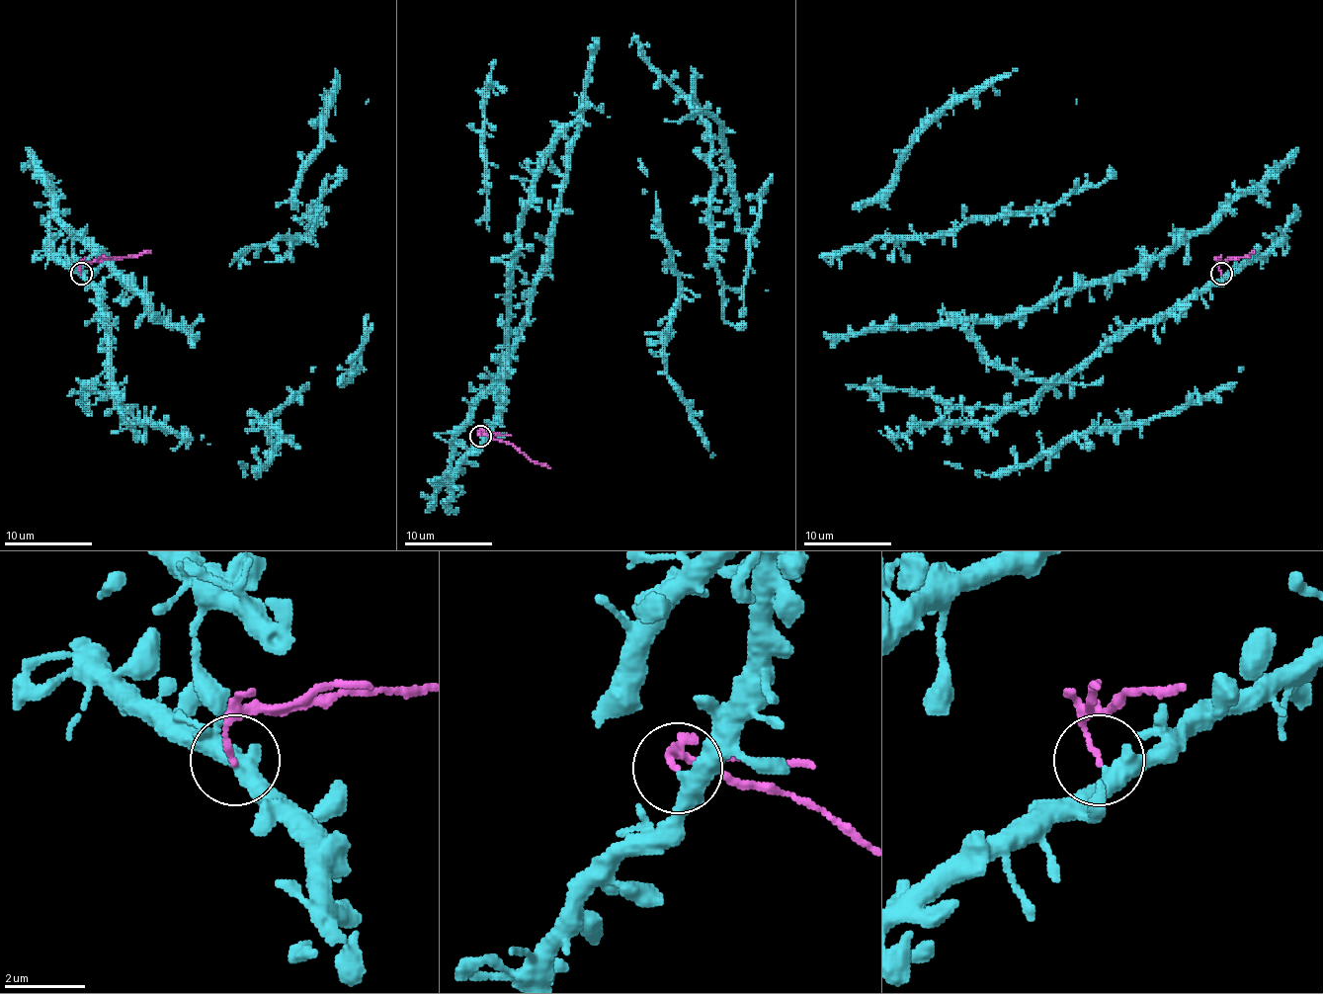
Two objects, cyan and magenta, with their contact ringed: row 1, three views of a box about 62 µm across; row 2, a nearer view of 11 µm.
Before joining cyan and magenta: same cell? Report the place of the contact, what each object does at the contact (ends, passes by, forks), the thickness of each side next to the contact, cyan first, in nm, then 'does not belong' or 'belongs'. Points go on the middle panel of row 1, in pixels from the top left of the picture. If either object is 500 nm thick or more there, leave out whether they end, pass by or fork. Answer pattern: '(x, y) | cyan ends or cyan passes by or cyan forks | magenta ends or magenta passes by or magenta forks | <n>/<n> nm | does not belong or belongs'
(480, 436) | cyan passes by | magenta ends | 400/120 nm | does not belong

